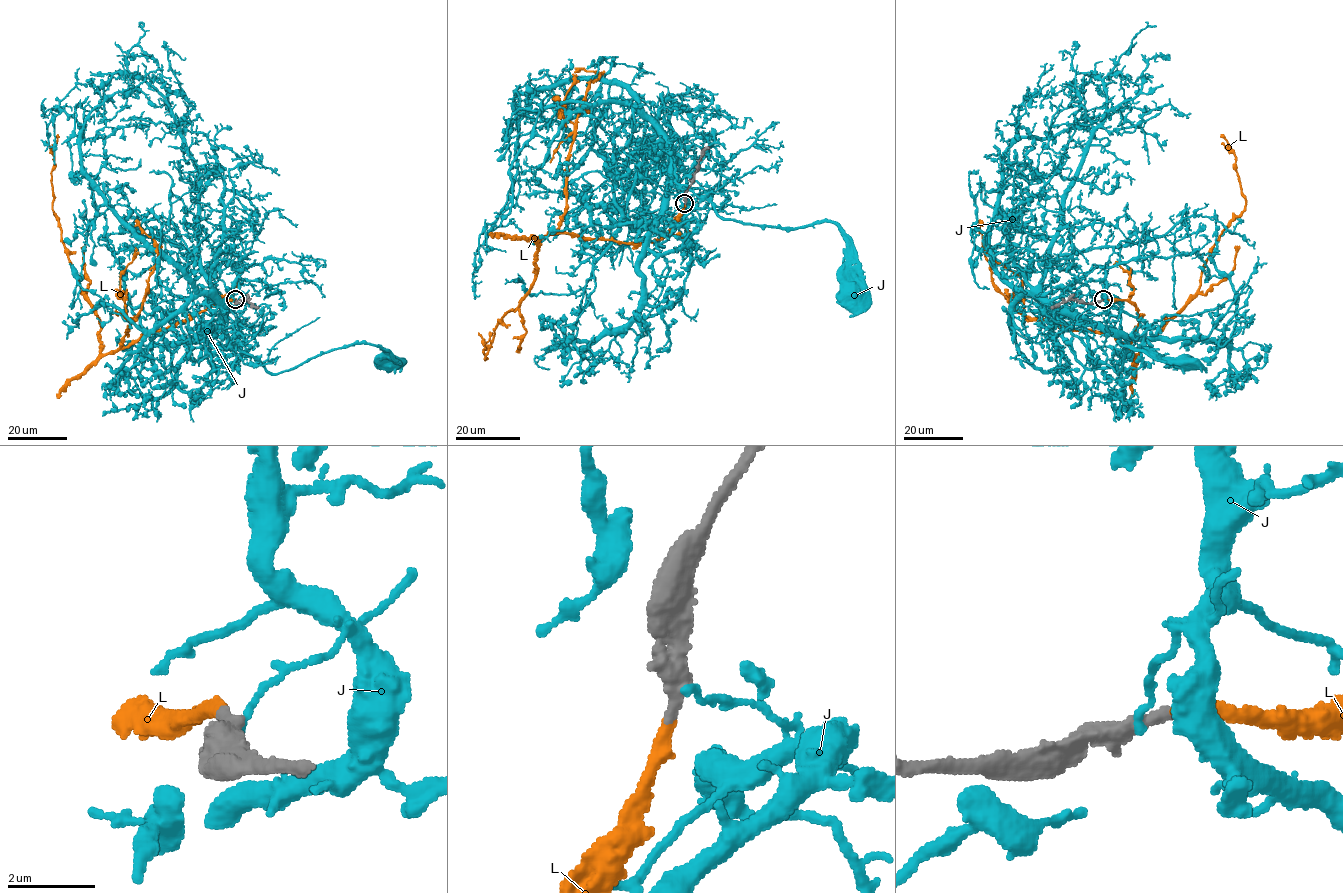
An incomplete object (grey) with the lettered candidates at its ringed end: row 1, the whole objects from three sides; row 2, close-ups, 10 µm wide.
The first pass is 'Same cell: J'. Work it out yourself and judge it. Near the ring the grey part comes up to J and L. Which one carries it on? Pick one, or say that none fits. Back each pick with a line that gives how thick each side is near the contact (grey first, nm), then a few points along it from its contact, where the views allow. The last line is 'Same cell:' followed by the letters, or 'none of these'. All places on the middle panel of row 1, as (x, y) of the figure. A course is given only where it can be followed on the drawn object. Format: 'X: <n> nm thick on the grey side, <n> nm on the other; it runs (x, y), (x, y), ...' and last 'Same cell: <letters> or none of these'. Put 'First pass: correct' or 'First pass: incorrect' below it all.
L: 320 nm thick on the grey side, 360 nm on the other; it runs (685, 204), (681, 216), (652, 241), (544, 236), (537, 243), (531, 288), (498, 322), (485, 359), (489, 332)
Same cell: L
First pass: incorrect

